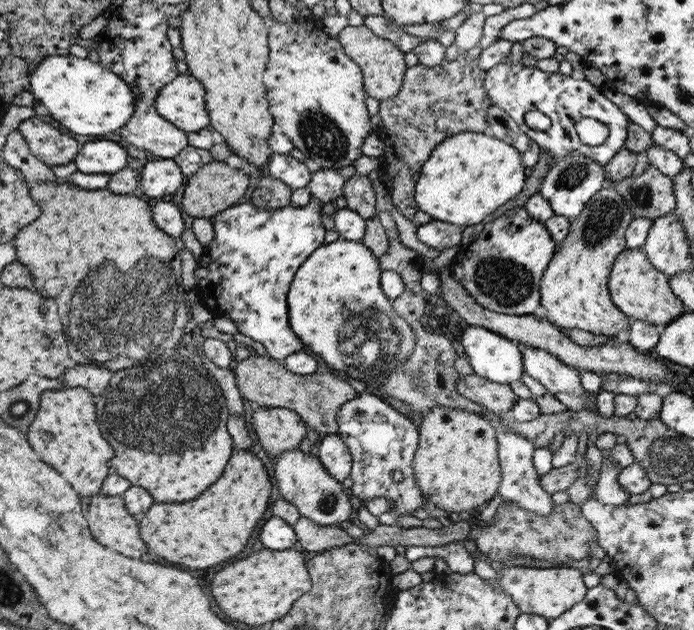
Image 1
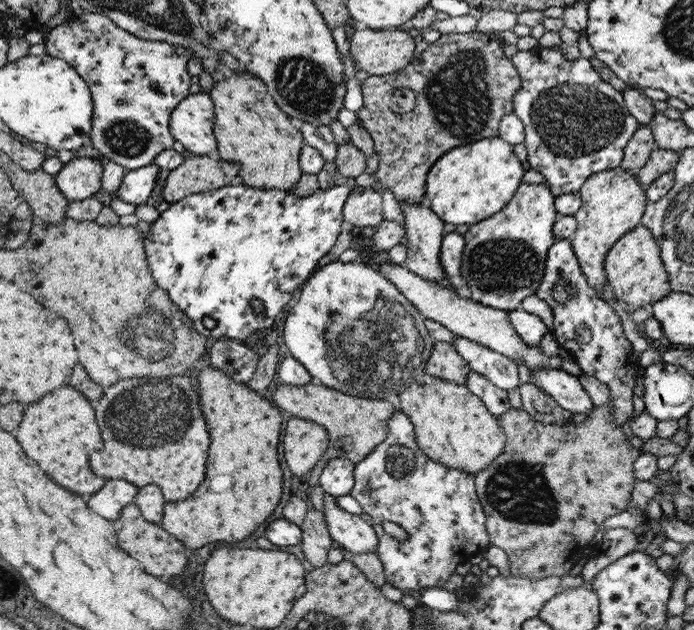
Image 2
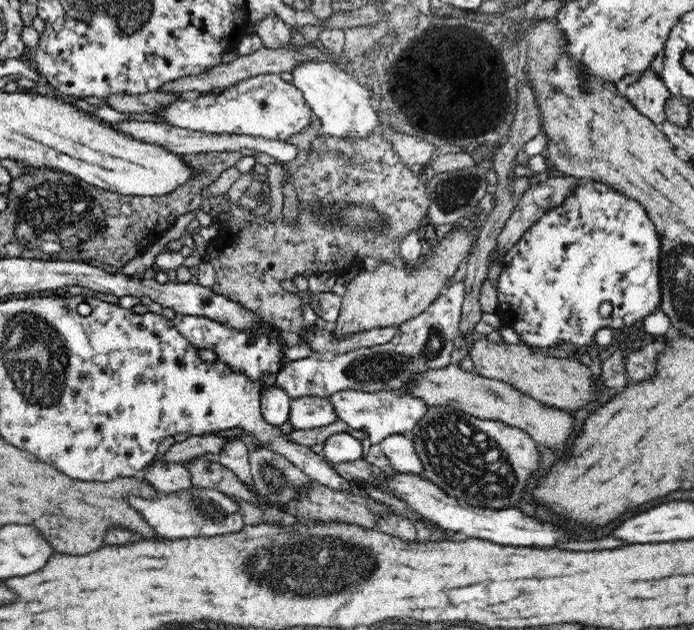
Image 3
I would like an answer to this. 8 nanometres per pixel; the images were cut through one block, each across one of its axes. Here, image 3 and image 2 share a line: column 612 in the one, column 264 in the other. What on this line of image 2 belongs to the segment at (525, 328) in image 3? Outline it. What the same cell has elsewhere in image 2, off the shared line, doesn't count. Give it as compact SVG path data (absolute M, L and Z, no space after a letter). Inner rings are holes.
M350 184L334 185L327 190L319 189L309 196L297 196L292 192L281 190L279 188L253 188L252 186L227 185L215 190L198 192L181 200L170 203L169 206L159 213L159 218L151 223L151 228L143 238L143 252L145 253L146 264L149 267L151 276L155 284L162 288L167 296L172 300L175 306L191 320L193 328L201 336L225 339L248 339L250 334L255 330L262 330L273 325L275 316L289 300L291 292L297 290L302 282L313 272L317 264L320 263L325 254L333 246L335 239L341 232L342 206L348 194L351 192ZM251 300L259 300L263 304L263 312L255 313L251 309Z

